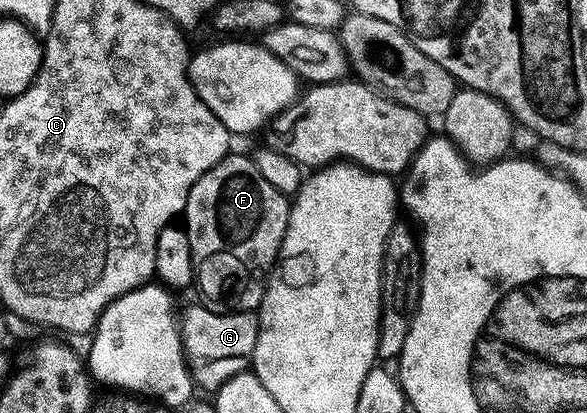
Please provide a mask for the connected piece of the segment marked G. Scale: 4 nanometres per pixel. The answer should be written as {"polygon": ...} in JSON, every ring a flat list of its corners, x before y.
{"polygon":[[207,304,192,305,183,310,180,338,184,344,184,357,197,386,209,391,221,389,234,375,245,372,252,364,254,347,258,343,260,318,255,312,218,313]]}

